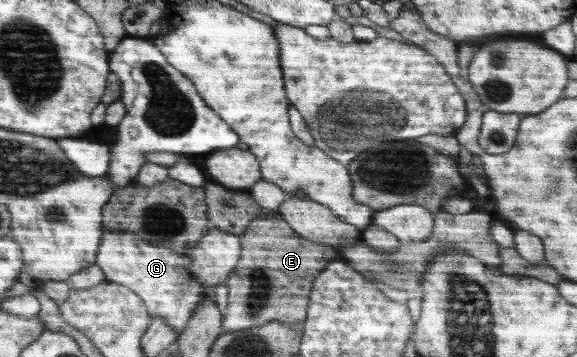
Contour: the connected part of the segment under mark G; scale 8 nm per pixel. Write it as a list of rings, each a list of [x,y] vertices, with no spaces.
[[[212,227],[194,248],[185,253],[136,240],[134,234],[128,232],[118,234],[106,230],[105,238],[95,262],[104,271],[105,280],[129,288],[142,299],[151,319],[156,316],[163,318],[178,335],[202,297],[218,284],[229,284],[229,275],[237,265],[241,252],[240,237]]]

